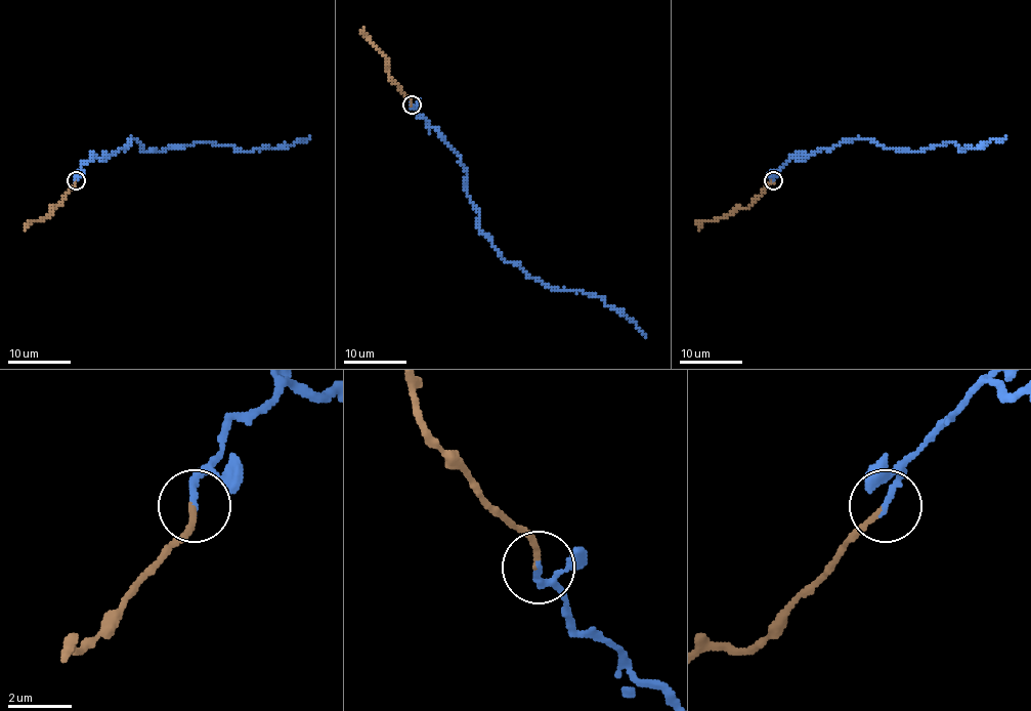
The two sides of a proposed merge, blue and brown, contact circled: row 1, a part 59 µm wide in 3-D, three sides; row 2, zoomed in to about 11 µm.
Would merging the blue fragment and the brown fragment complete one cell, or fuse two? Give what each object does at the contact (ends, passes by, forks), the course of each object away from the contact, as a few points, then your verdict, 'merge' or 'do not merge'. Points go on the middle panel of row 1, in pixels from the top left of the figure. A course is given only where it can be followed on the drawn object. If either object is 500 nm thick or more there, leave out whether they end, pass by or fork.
blue ends; brown ends; course blue (412, 105), (460, 158), (469, 200), (478, 213), (477, 225), (507, 261), (552, 288), (599, 296), (646, 338); course brown (412, 105), (412, 99), (391, 79), (385, 56), (359, 31); merge

